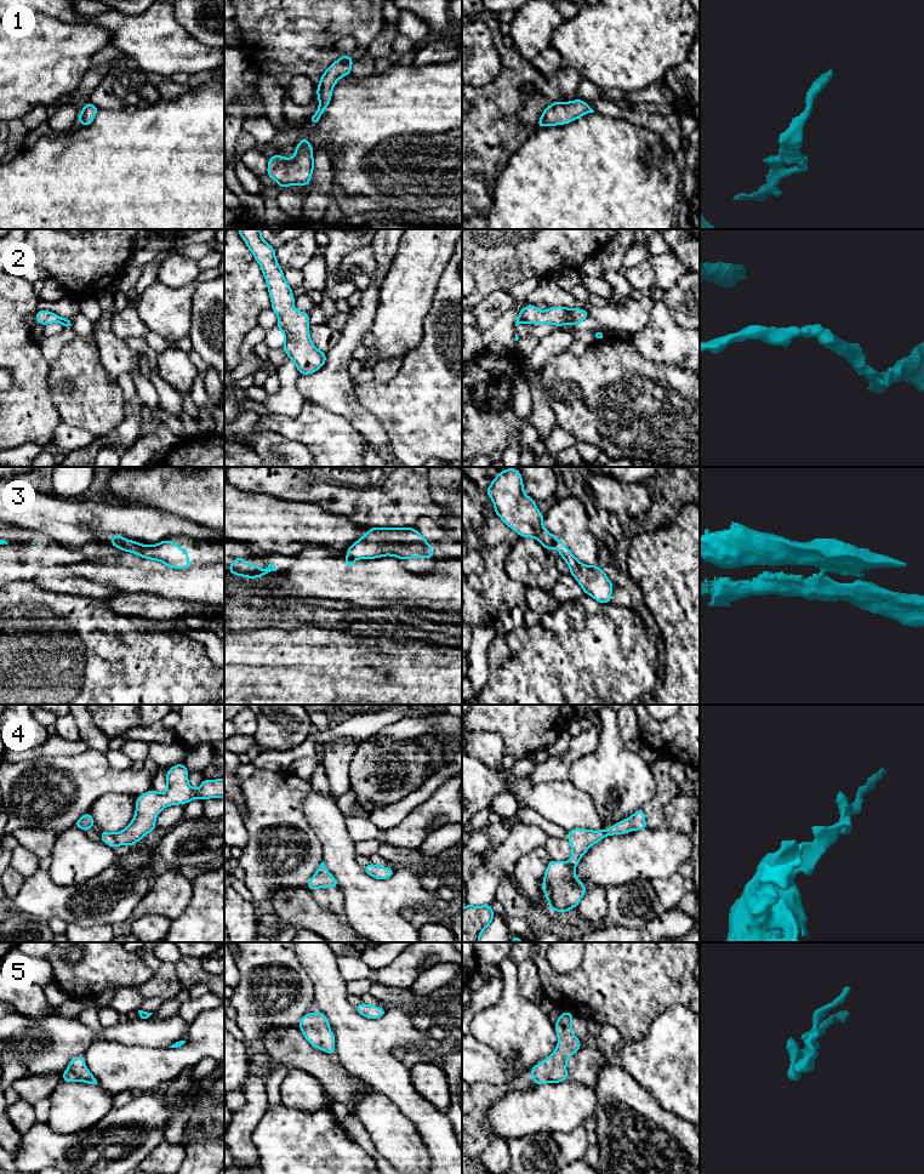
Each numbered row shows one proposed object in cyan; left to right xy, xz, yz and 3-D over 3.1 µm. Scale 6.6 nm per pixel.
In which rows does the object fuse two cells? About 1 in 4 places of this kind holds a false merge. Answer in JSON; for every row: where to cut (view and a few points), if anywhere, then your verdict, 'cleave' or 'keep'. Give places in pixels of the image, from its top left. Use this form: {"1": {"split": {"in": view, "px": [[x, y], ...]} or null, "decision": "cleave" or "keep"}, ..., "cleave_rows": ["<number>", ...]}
{"1": {"split": null, "decision": "keep"}, "2": {"split": null, "decision": "keep"}, "3": {"split": {"in": "yz", "px": [[555, 539], [553, 545]]}, "decision": "cleave"}, "4": {"split": null, "decision": "keep"}, "5": {"split": null, "decision": "keep"}, "cleave_rows": ["3"]}

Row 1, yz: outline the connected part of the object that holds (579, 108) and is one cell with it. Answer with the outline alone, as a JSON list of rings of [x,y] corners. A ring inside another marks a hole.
[[[575,99],[572,102],[553,102],[543,110],[537,129],[564,125],[588,113],[594,113],[594,110],[582,99]]]

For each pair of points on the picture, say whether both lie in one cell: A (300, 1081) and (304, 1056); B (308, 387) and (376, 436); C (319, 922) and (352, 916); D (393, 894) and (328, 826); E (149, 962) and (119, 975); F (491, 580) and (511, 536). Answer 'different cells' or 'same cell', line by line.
A: different cells
B: same cell
C: different cells
D: same cell
E: different cells
F: same cell

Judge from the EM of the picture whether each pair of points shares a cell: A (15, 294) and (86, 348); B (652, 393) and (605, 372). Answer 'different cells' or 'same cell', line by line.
A: different cells
B: same cell

